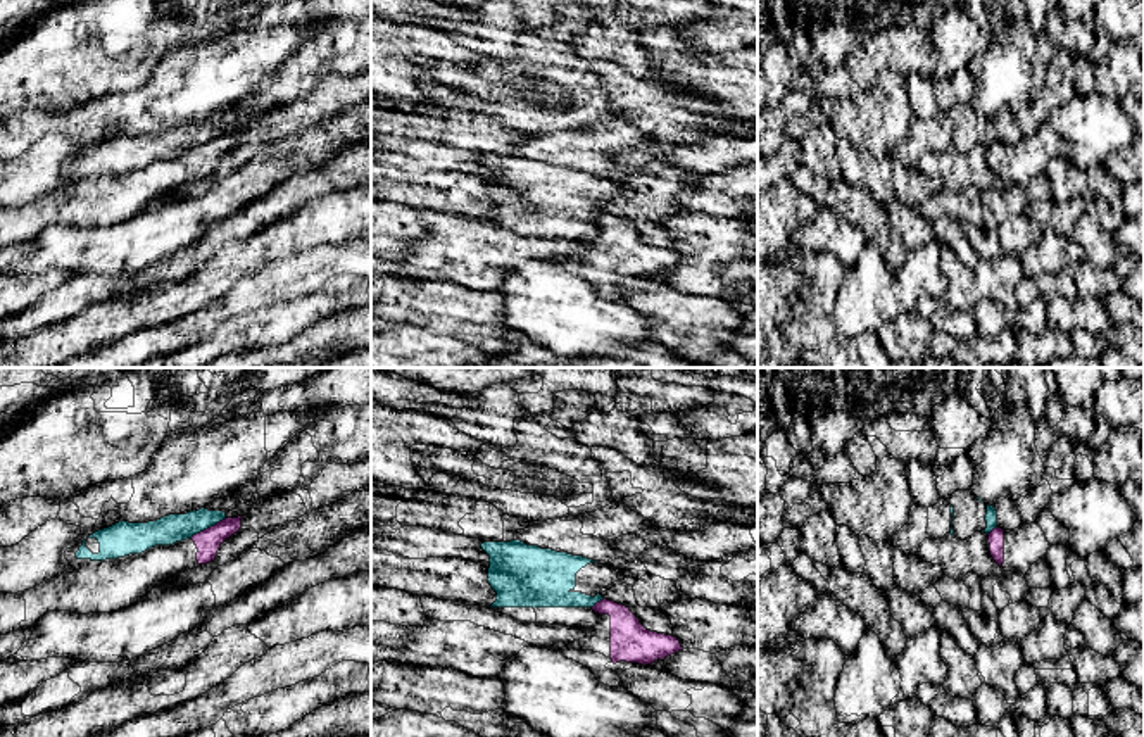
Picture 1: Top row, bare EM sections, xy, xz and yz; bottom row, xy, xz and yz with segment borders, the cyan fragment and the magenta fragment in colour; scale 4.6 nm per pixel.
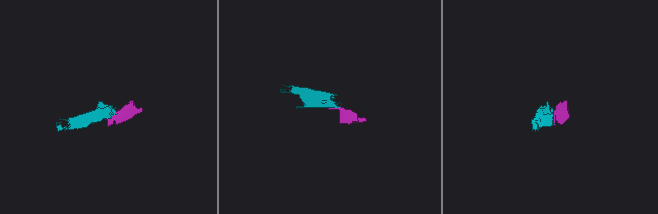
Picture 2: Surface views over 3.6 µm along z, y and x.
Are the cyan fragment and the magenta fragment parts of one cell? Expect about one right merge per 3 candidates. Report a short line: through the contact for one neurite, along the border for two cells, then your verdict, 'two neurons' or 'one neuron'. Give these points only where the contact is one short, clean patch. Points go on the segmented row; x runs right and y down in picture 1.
line xy (226, 518), (190, 537); two neurons

